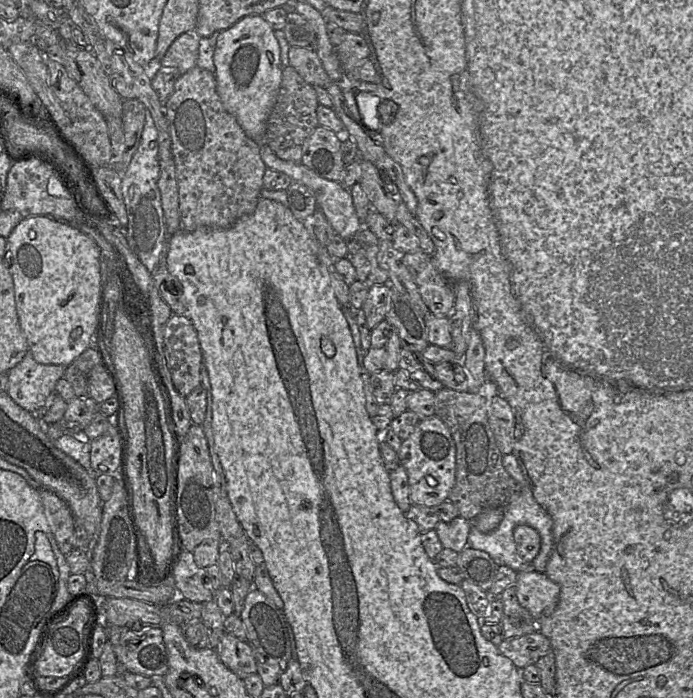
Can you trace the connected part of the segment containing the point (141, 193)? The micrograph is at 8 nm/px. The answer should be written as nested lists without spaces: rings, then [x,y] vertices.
[[[146,108],[140,145],[122,178],[122,194],[128,216],[128,224],[122,229],[130,249],[152,275],[167,240],[165,216],[158,188],[159,176],[158,131],[152,115]]]

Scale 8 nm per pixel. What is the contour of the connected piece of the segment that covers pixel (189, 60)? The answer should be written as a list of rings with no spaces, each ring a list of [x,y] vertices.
[[[195,32],[181,34],[170,45],[159,62],[162,68],[174,67],[185,73],[197,65],[199,37]]]

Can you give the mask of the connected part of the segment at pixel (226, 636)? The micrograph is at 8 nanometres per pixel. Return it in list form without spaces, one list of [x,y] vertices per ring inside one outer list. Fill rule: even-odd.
[[[225,632],[214,649],[221,662],[242,680],[257,673],[256,659],[248,641]]]

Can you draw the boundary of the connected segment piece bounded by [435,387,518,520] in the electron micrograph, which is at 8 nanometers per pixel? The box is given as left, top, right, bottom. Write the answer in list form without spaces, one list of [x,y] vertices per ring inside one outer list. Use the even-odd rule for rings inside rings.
[[[447,387],[435,393],[435,415],[447,426],[456,448],[456,478],[448,500],[466,520],[474,520],[485,510],[507,506],[518,491],[518,483],[503,466],[503,455],[488,422],[486,401],[477,393],[458,392]]]

